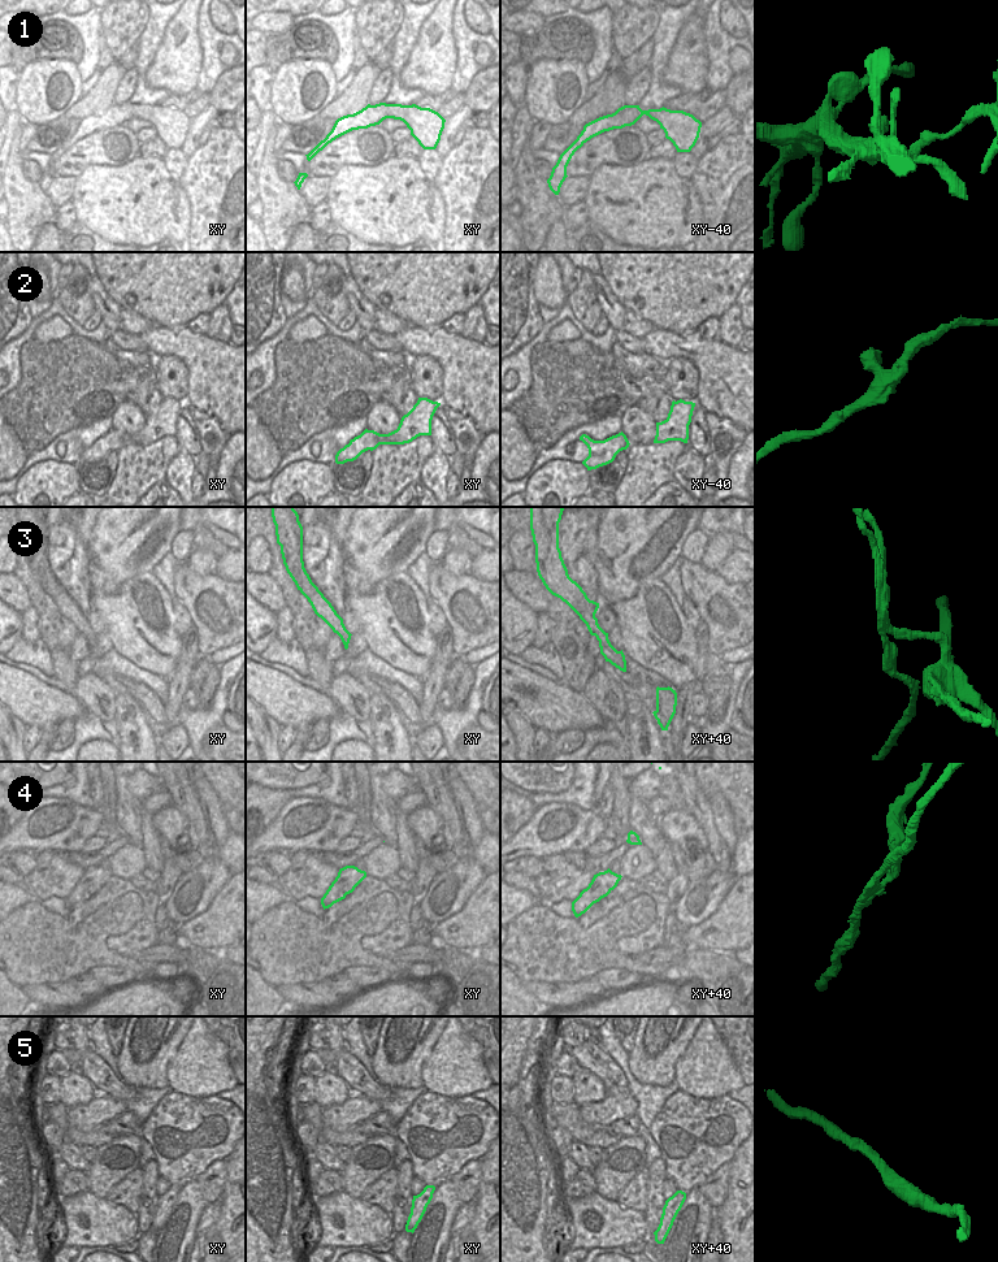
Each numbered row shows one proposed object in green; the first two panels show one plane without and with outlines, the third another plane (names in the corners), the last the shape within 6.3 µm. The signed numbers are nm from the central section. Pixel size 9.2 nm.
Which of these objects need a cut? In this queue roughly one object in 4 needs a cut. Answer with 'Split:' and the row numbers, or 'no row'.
Split: 3, 4

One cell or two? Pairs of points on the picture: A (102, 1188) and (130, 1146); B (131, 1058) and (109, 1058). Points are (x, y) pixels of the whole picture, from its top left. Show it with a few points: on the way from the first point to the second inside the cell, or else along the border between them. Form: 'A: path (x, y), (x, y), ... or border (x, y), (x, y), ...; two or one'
A: path (103, 1178), (124, 1157); one
B: border (116, 1057), (116, 1067), (121, 1078); two

